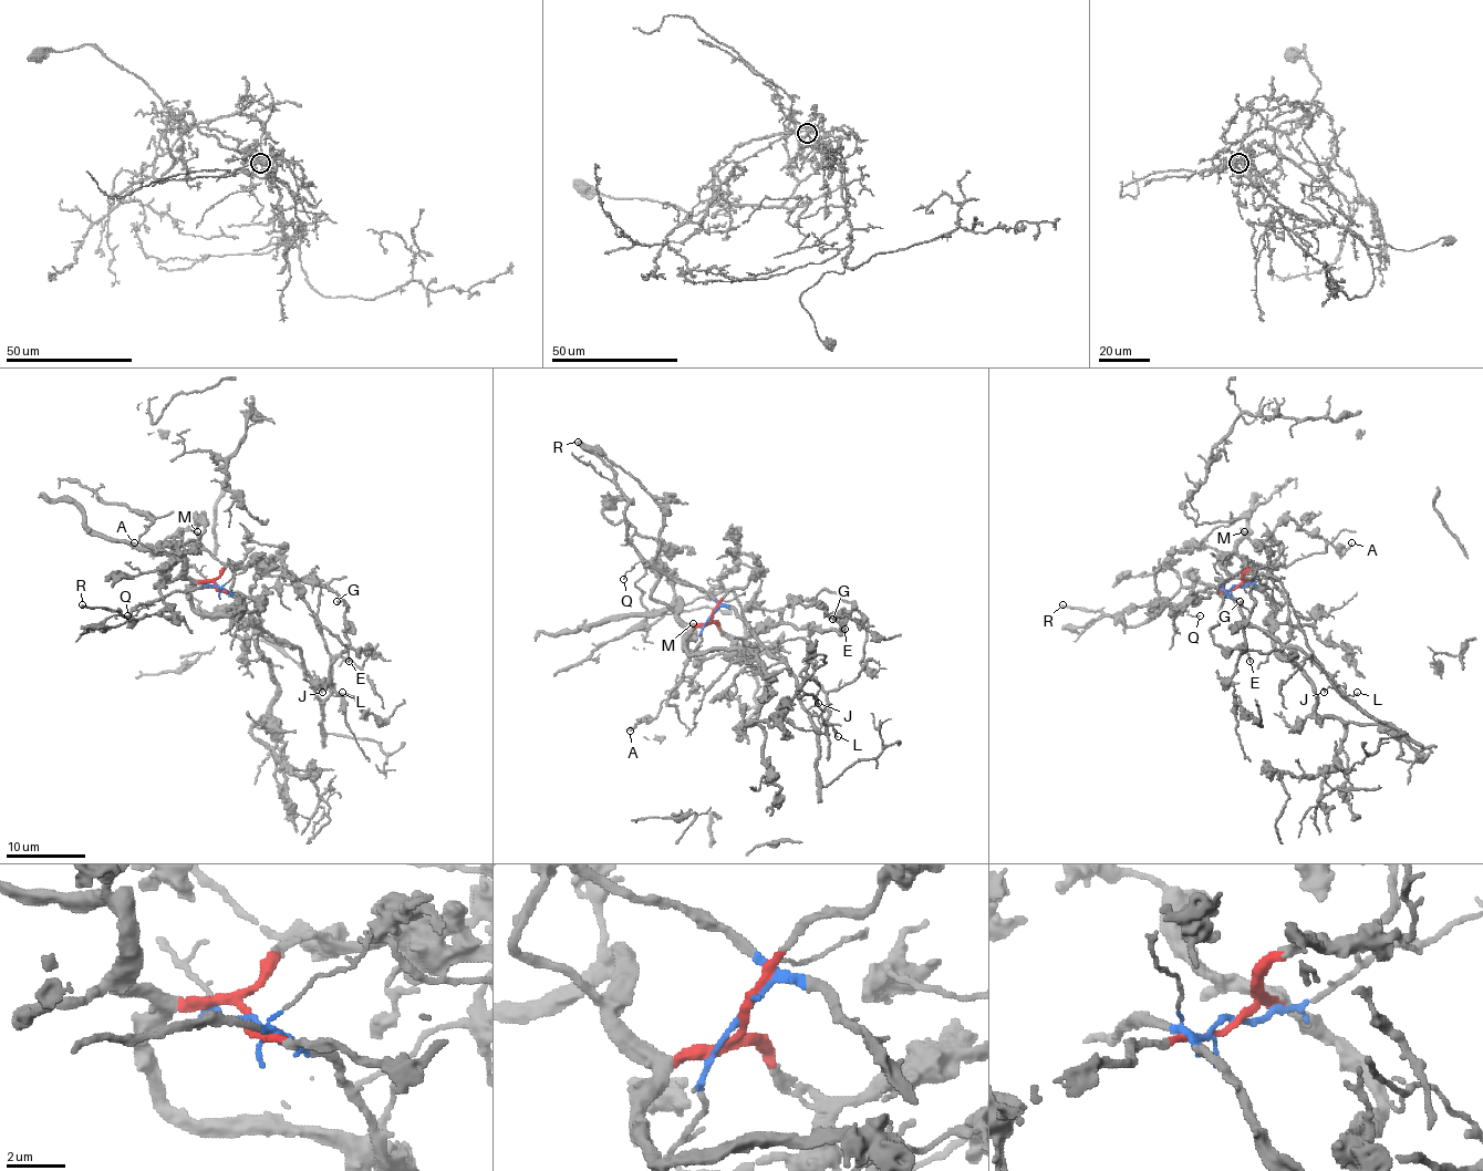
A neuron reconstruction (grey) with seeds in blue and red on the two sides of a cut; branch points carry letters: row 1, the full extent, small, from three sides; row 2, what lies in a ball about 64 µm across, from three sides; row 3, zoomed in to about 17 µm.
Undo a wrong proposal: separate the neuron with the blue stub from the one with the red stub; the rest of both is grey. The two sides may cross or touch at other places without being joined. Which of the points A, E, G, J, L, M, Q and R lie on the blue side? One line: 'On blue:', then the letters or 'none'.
On blue: J, L, Q, R

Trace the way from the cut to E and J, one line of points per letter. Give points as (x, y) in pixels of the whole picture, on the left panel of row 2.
E: (216, 587), (218, 577), (229, 565), (283, 570), (302, 580), (319, 580), (346, 607), (348, 661)
J: (216, 587), (224, 592), (234, 592), (256, 624), (299, 650), (310, 687), (322, 693)

